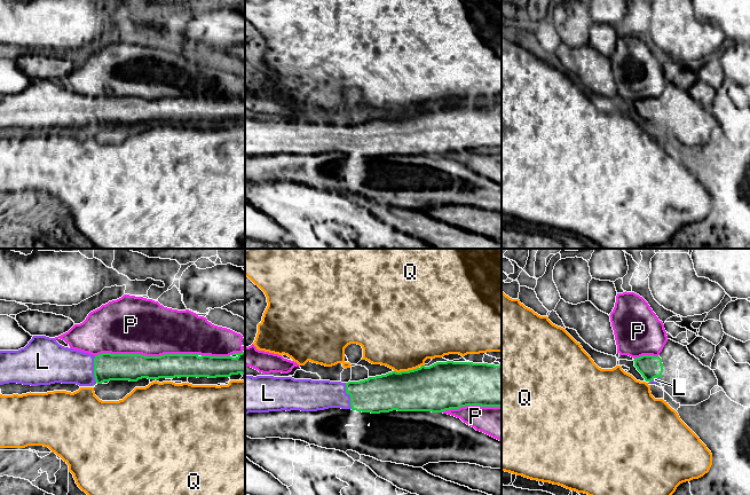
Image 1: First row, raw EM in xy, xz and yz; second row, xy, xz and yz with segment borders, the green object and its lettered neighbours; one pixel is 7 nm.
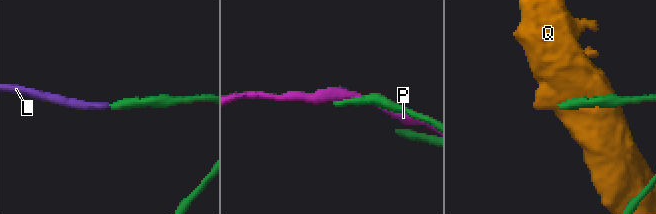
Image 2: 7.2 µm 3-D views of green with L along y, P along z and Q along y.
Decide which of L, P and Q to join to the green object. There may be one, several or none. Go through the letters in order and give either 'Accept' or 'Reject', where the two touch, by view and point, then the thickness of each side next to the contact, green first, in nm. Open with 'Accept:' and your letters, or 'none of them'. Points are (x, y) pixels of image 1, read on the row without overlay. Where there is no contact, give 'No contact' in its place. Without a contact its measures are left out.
Accept: L
L: Accept. Touches green at xy (94, 112). Thickness 190 nm (green) against 260 nm
P: Reject. Touches green at xy (168, 97). Thickness 180 nm (green) against 380 nm
Q: Reject. Touches green at xz (405, 115). Thickness 320 nm (green) against 480 nm

